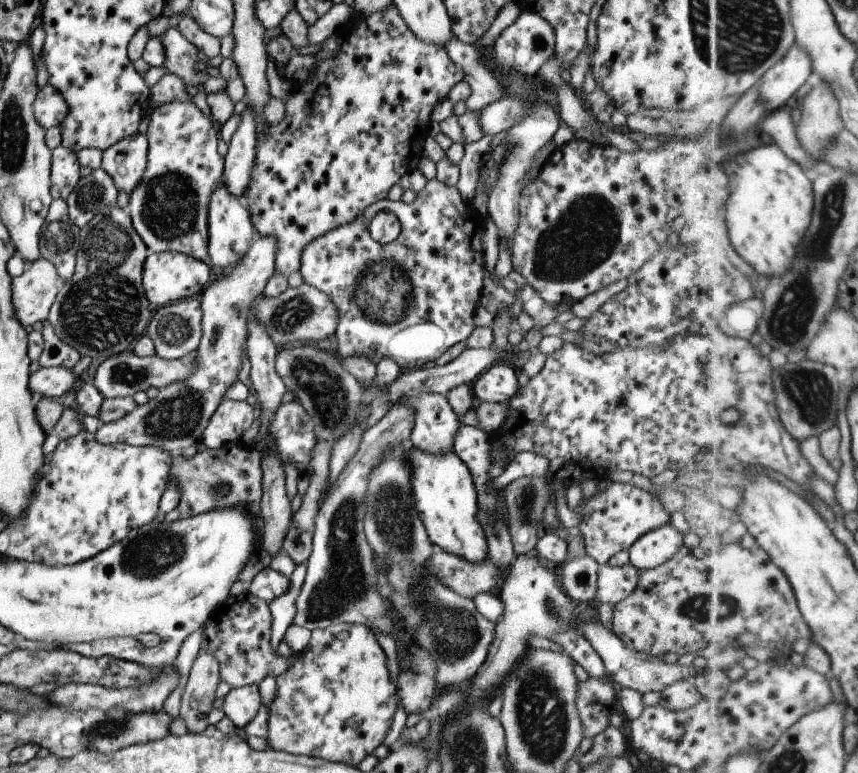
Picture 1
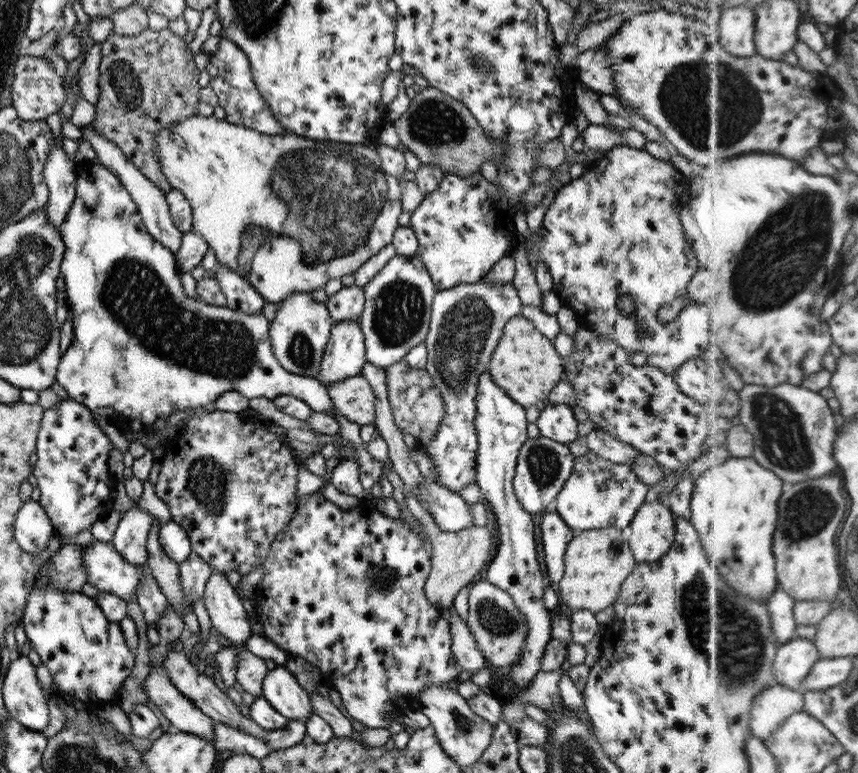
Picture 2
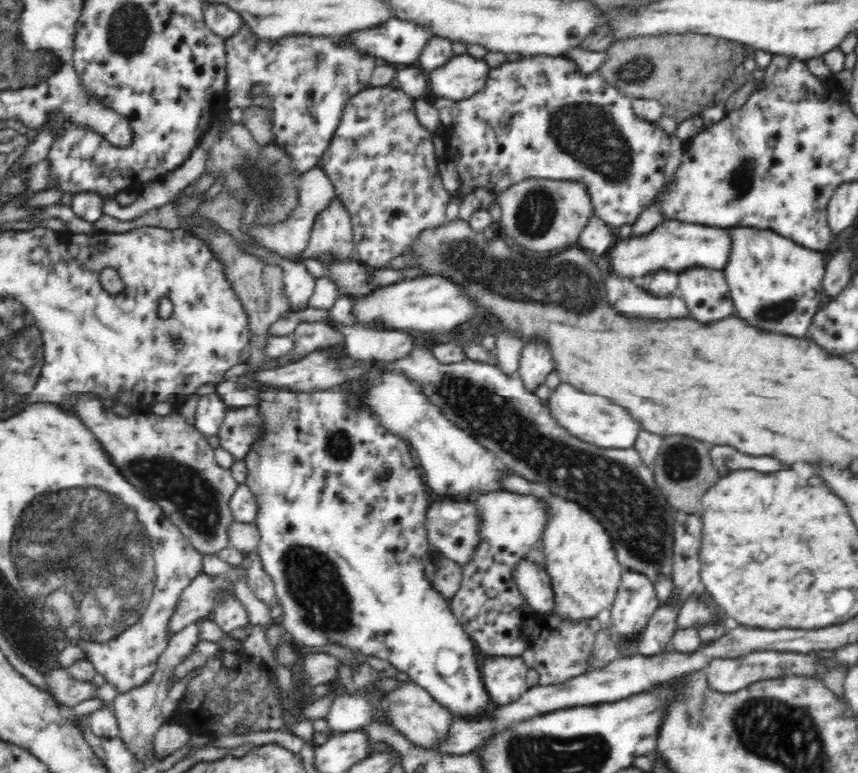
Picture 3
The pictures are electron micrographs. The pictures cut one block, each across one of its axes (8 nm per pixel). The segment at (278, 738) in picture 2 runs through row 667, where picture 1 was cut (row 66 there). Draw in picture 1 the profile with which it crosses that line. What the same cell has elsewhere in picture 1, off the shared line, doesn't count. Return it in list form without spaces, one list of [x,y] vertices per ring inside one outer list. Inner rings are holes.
[[[176,27],[168,28],[161,36],[161,41],[166,50],[166,60],[163,66],[166,72],[182,78],[186,85],[202,86],[208,80],[206,72],[197,72],[194,69],[198,59],[202,57],[198,48],[188,42]]]

